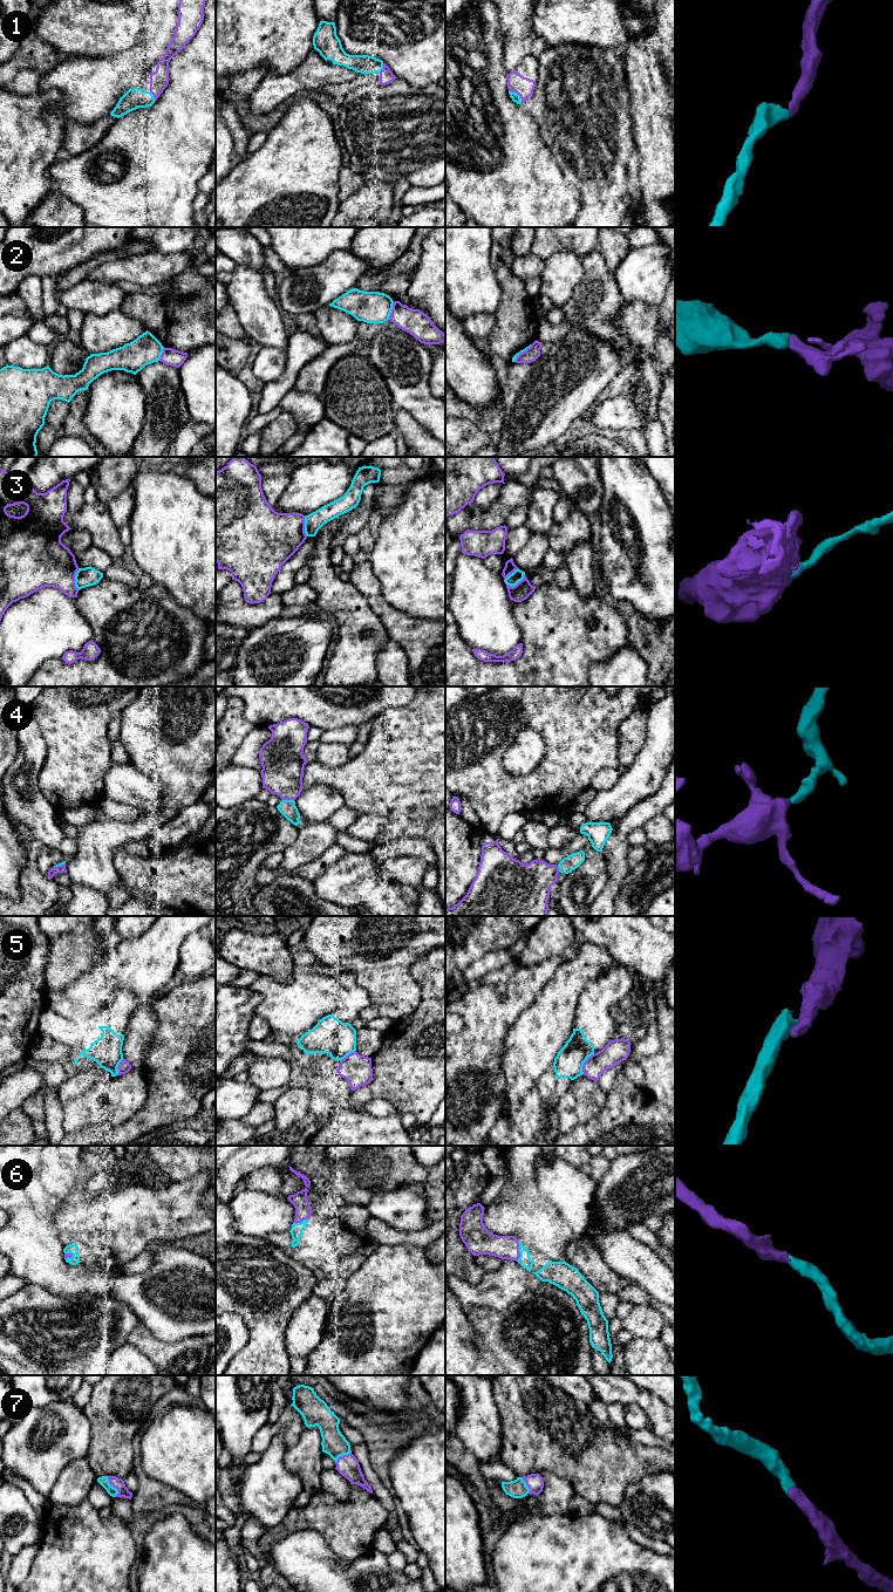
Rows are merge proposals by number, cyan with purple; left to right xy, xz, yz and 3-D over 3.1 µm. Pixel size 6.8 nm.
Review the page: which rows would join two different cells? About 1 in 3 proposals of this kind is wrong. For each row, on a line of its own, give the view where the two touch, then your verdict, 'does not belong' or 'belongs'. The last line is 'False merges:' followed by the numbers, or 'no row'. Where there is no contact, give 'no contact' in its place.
1: yz | belongs
2: xz | does not belong
3: yz | does not belong
4: xz | belongs
5: yz | does not belong
6: yz | belongs
7: xy | belongs
False merges: 2, 3, 5

